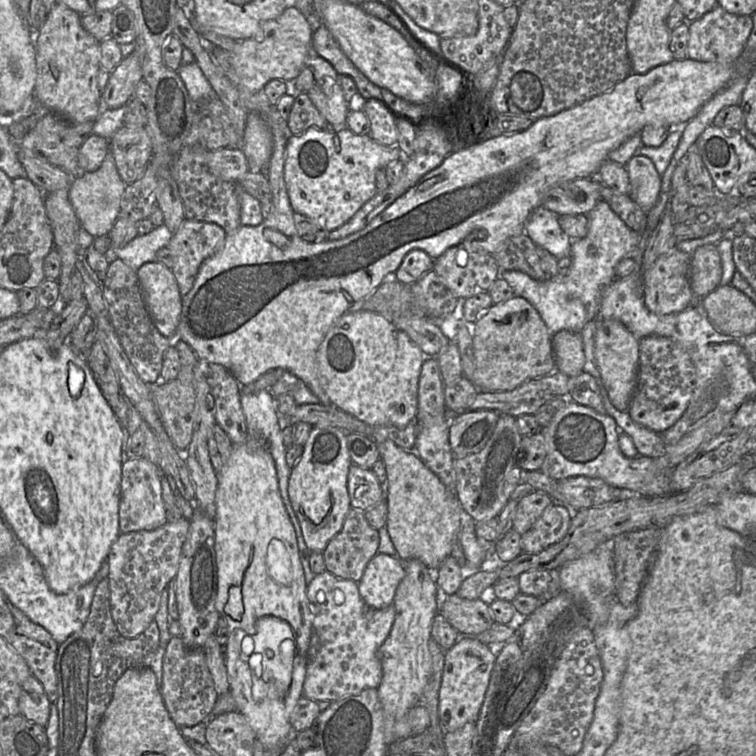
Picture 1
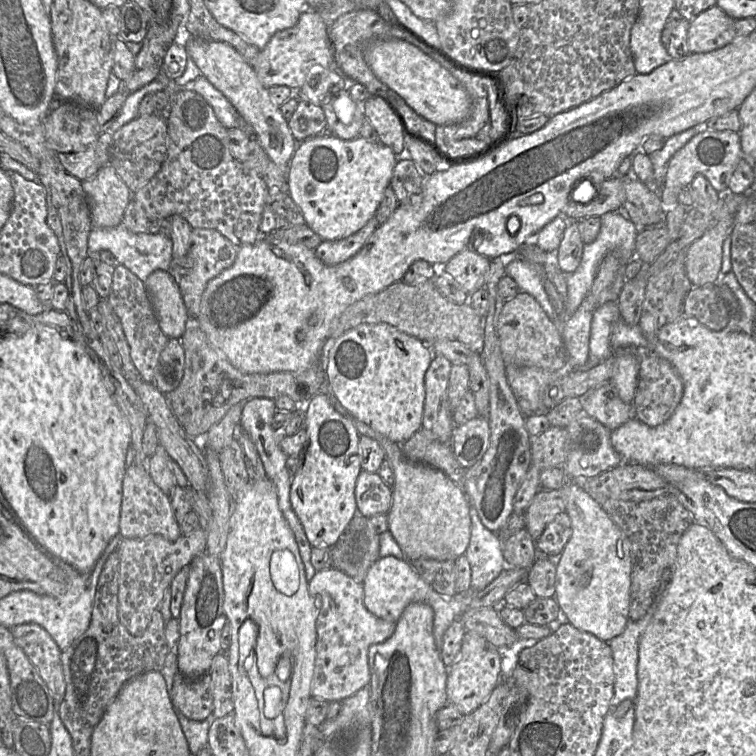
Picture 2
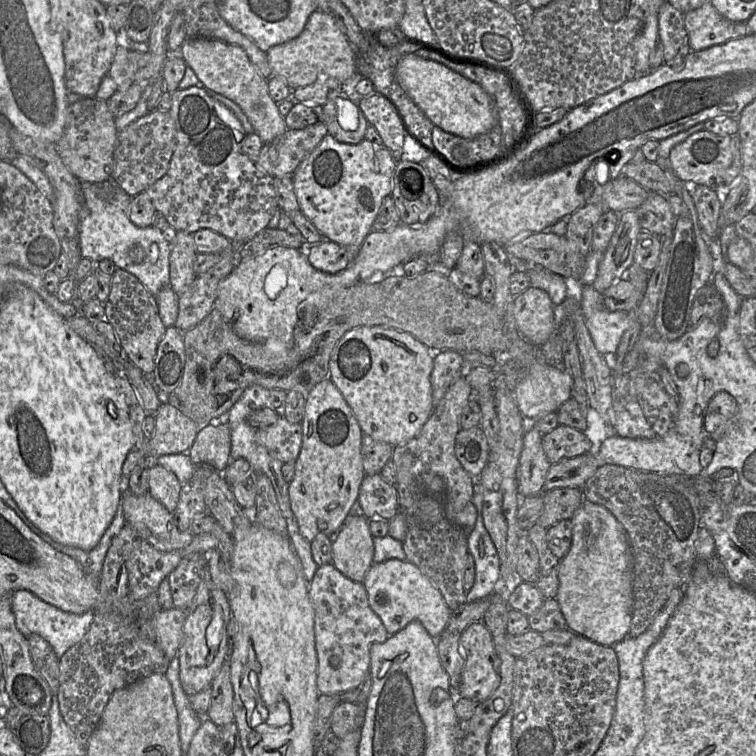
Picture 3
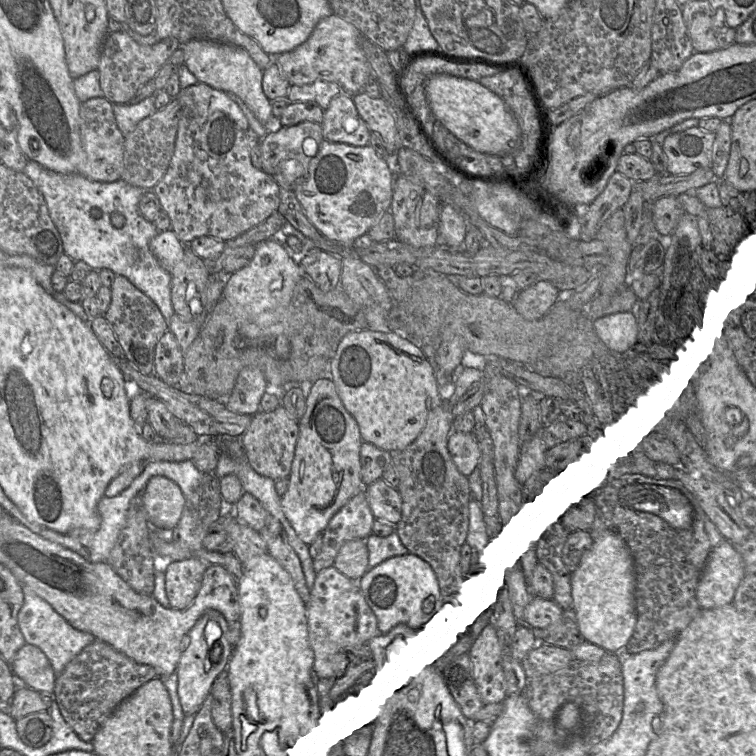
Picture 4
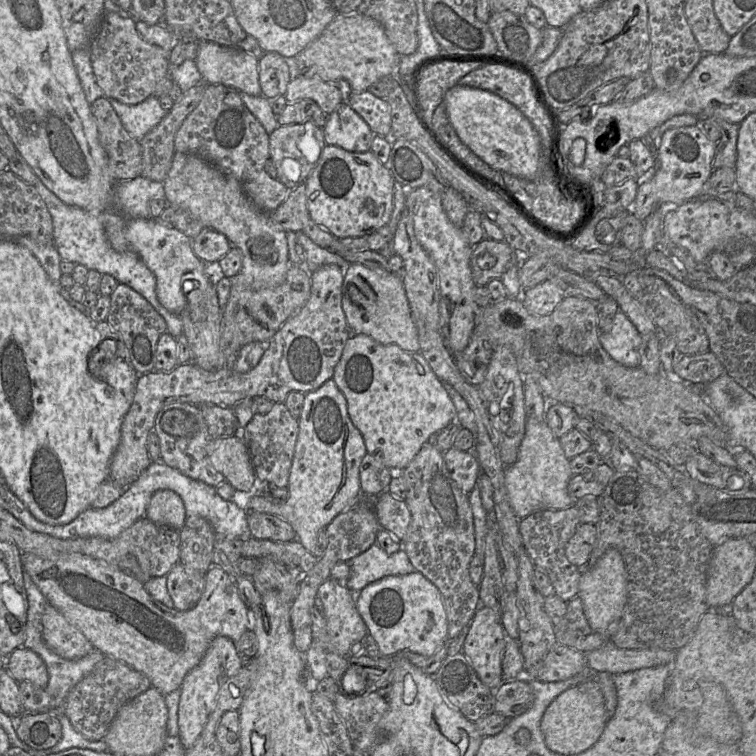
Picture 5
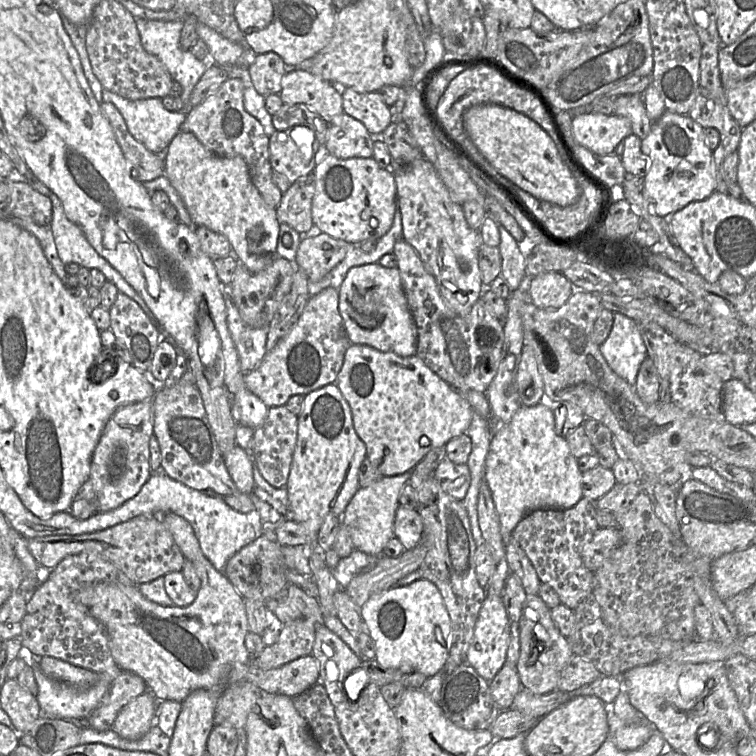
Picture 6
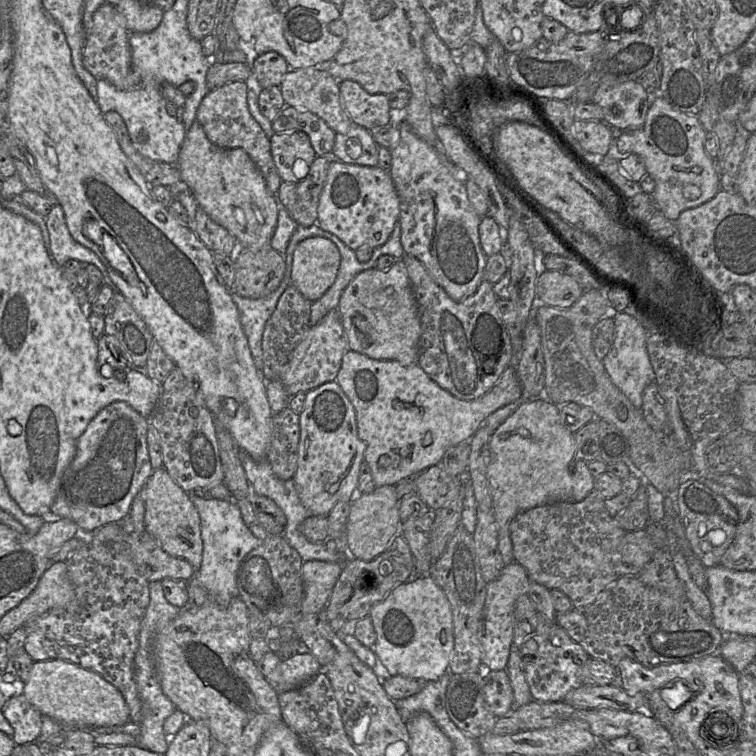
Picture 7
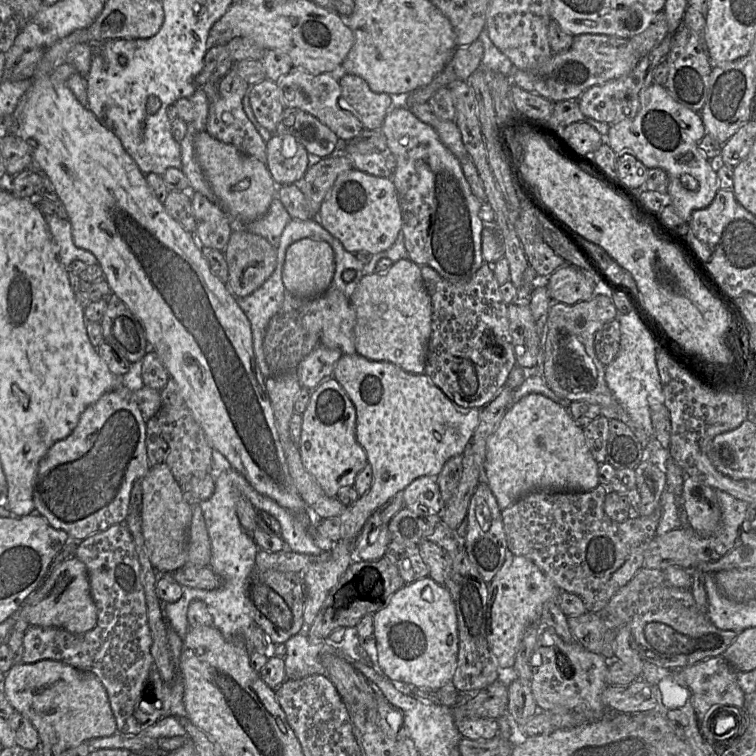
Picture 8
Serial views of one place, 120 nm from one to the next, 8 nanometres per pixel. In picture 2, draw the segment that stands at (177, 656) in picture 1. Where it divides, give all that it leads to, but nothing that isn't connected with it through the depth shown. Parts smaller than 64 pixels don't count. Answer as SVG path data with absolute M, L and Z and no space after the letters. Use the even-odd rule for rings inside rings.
M177 671L173 680L171 703L191 720L202 721L213 716L209 672L198 679L188 679Z

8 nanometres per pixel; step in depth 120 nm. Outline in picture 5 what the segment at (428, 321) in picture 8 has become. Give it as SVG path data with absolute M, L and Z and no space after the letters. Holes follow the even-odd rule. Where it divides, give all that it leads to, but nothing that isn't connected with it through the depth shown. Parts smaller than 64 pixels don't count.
M351 263L345 272L342 293L342 307L353 334L370 336L383 345L395 344L408 352L420 352L417 327L399 275Z

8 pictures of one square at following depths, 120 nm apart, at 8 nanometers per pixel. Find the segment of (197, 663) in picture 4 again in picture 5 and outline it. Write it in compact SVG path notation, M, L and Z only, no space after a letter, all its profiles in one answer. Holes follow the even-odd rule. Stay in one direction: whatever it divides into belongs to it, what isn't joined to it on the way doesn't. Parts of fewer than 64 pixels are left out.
M219 636L210 643L199 664L186 674L181 684L178 707L178 737L185 750L189 750L201 734L223 684L238 674L243 665L234 642L228 637Z

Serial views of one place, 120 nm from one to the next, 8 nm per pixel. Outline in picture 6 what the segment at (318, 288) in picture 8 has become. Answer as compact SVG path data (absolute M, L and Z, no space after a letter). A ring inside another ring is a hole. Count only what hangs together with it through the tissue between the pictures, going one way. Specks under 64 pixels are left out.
M325 233L315 237L304 238L298 248L295 265L305 273L310 282L318 282L343 261L351 246L359 245L352 245Z

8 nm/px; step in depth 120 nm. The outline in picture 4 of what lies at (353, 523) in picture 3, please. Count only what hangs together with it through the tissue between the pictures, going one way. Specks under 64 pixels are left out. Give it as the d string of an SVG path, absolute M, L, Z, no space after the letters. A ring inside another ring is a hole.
M354 539L345 542L334 562L337 571L353 584L358 585L368 569L368 547L366 540Z

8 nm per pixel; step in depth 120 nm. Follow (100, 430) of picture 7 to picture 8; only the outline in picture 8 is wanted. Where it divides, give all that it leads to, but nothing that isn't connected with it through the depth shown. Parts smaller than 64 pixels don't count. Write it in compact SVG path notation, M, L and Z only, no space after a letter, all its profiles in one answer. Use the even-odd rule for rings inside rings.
M120 387L102 394L82 412L74 430L67 437L54 443L44 458L40 461L33 485L35 512L43 516L52 527L67 532L70 538L75 541L86 539L89 535L104 531L114 524L125 523L125 519L129 512L132 486L134 482L141 481L151 467L146 450L146 423L147 421L144 420L141 411L133 398L133 392L128 388Z

